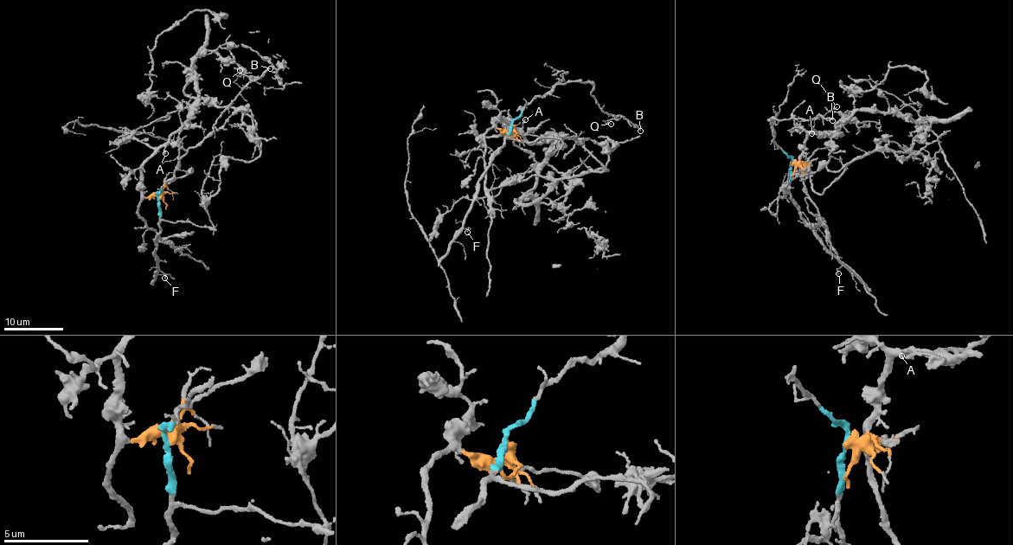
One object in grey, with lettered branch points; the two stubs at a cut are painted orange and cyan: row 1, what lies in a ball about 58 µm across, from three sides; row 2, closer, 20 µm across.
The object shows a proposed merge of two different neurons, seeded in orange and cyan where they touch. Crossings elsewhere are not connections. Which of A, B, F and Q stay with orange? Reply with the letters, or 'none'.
A

